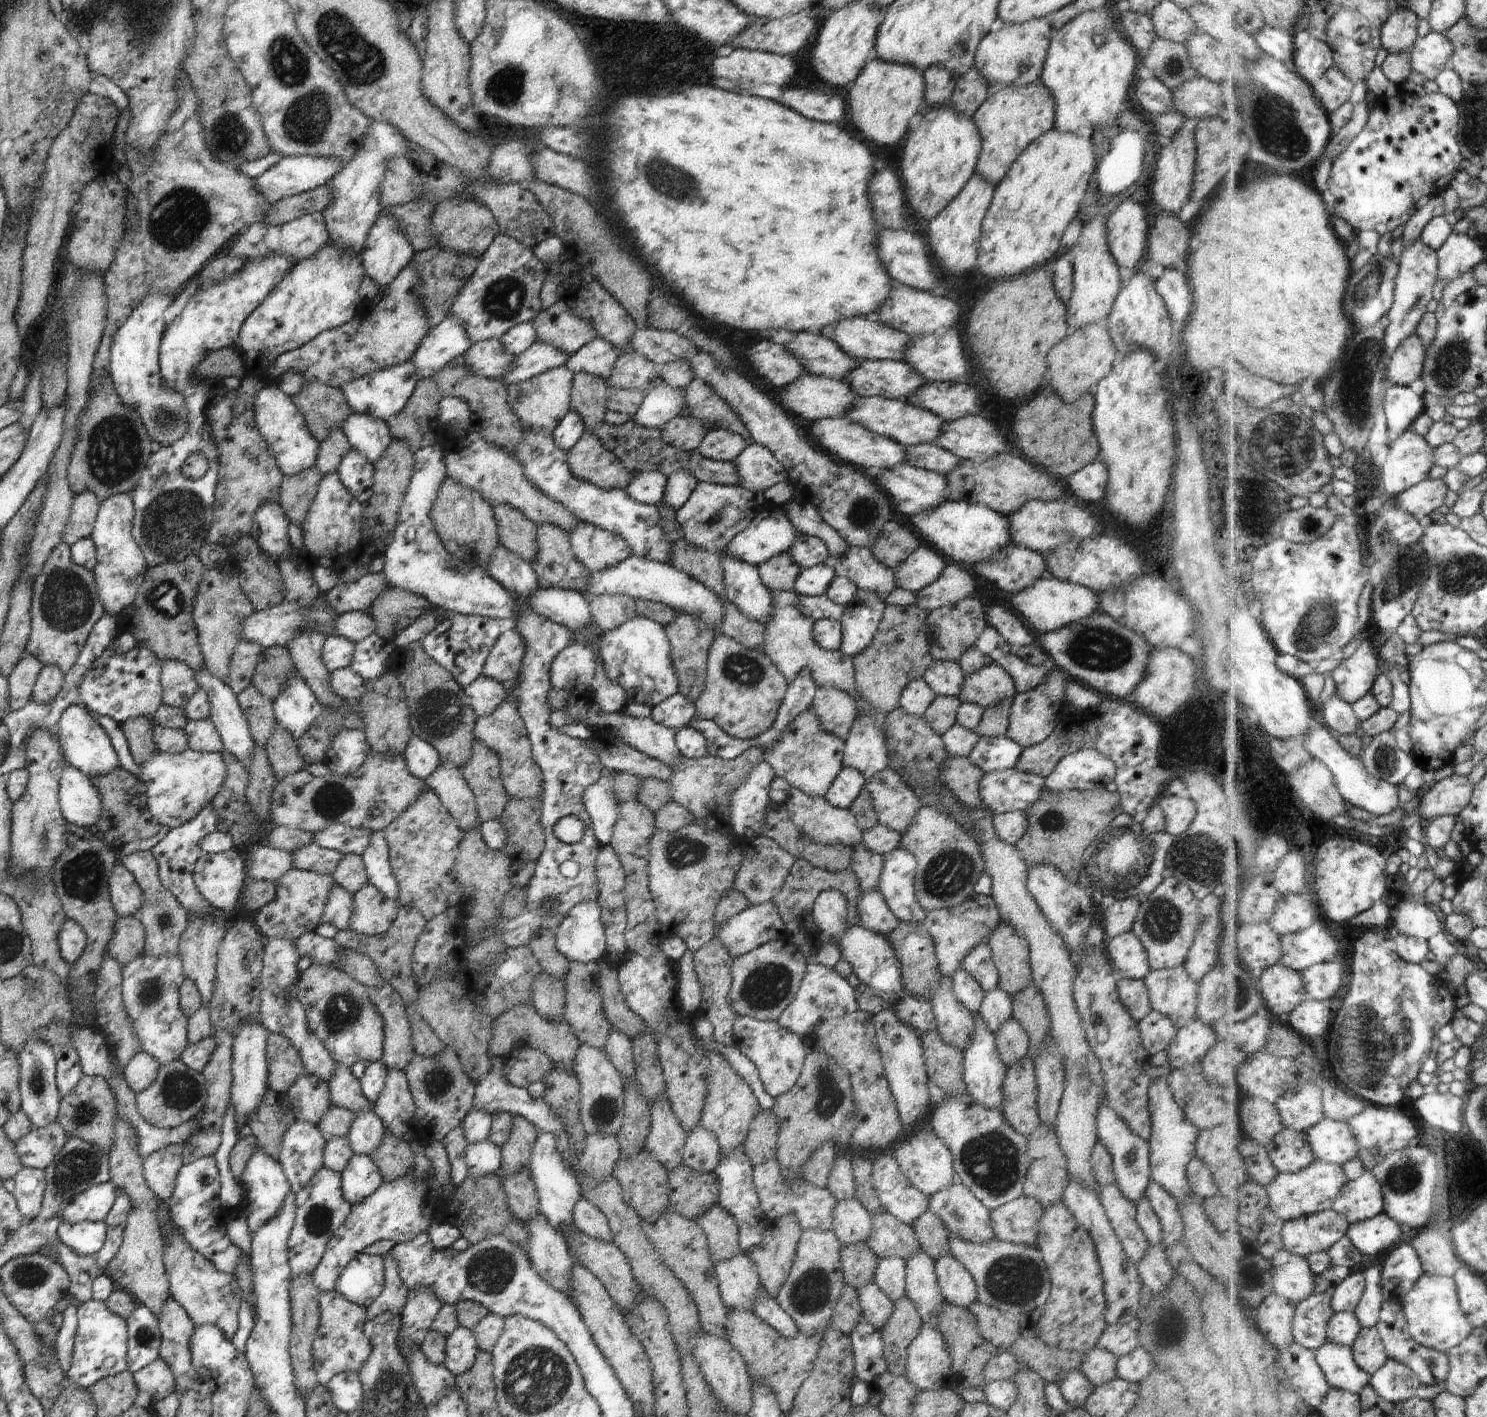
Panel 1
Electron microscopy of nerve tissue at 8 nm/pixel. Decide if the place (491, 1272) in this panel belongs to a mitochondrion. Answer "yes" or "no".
yes

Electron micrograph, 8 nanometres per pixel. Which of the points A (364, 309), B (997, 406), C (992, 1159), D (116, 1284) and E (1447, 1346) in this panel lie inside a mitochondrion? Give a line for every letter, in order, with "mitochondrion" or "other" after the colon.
A: other
B: other
C: mitochondrion
D: other
E: other

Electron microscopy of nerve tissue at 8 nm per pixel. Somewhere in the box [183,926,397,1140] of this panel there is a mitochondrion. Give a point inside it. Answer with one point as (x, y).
(344, 1010)

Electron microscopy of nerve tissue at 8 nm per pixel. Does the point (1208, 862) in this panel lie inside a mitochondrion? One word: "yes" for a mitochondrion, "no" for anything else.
yes

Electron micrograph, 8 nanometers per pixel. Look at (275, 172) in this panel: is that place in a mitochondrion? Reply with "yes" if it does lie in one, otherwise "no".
no

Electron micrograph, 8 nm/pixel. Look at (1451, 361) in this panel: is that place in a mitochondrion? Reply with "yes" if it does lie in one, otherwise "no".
yes

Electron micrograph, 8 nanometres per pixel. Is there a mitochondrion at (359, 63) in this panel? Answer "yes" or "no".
yes

